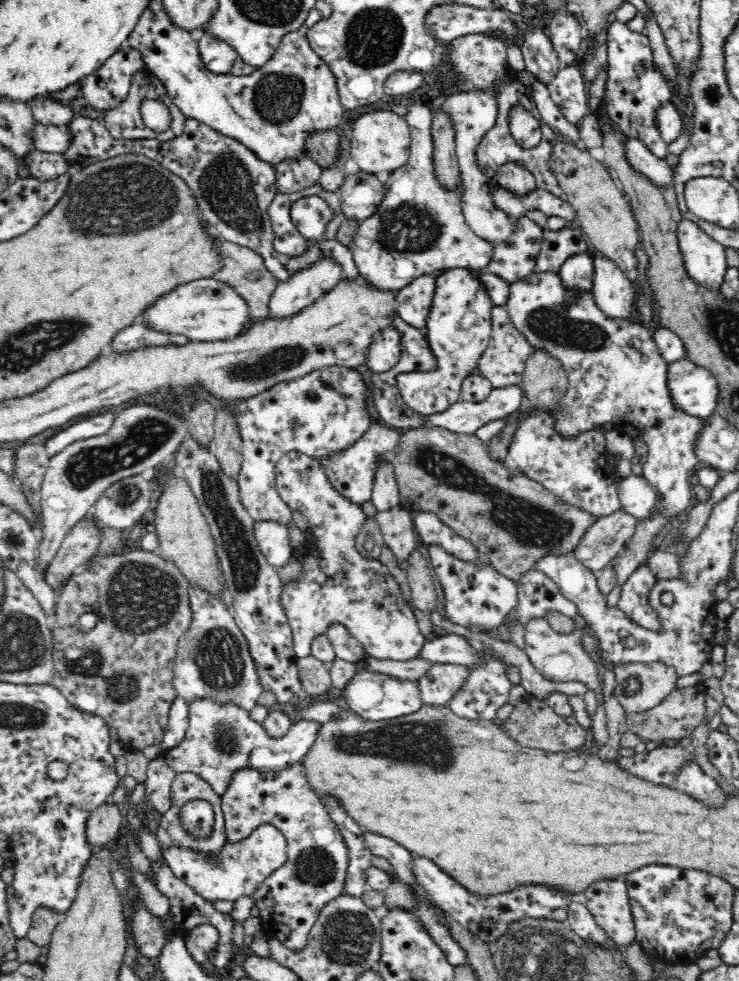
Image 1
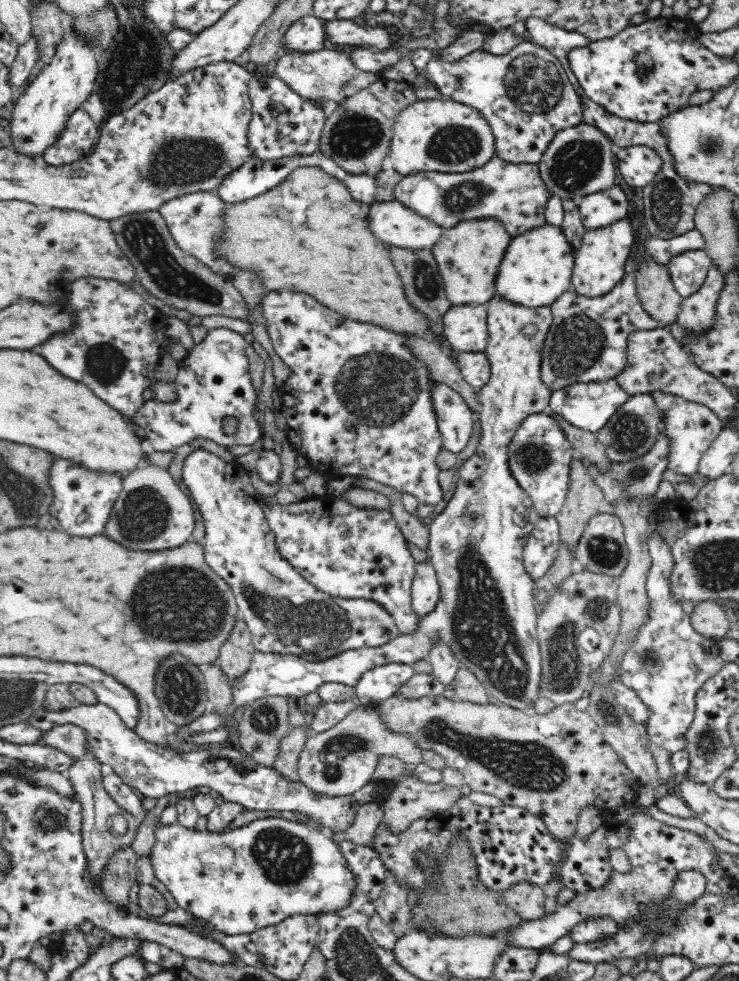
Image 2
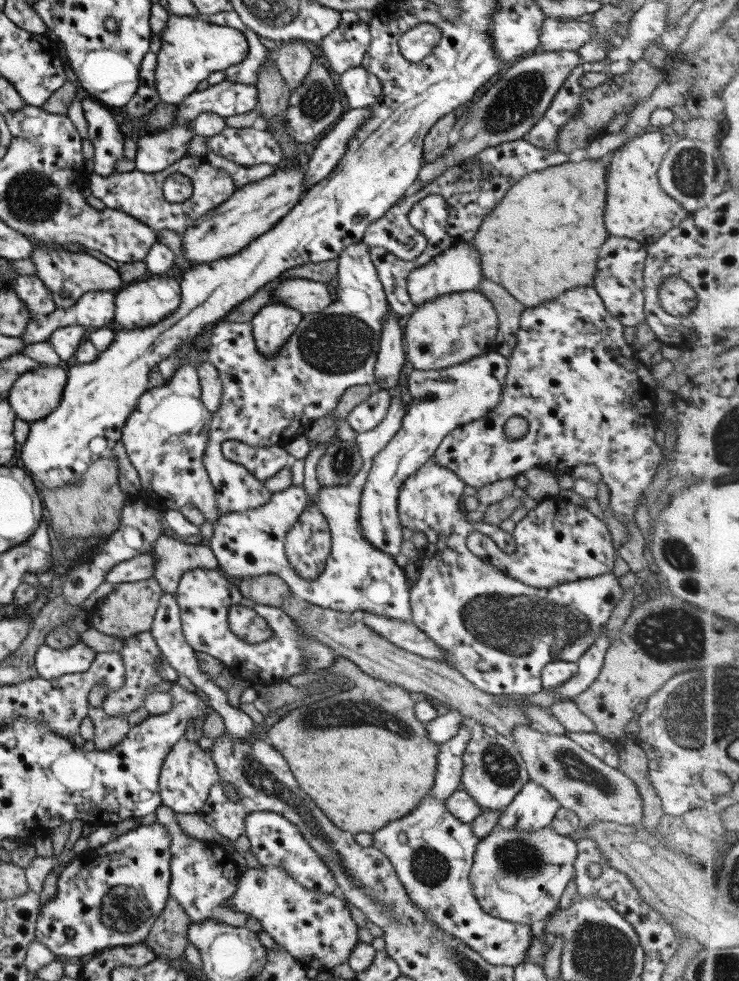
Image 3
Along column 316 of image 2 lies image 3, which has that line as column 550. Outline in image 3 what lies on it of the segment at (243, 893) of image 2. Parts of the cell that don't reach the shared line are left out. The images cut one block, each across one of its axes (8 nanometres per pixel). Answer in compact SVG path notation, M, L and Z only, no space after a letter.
M497 824L478 840L472 856L468 879L473 896L483 912L510 923L526 925L547 919L557 908L566 884L574 878L573 861L577 856L576 842L569 835L557 834L549 826L535 832L507 830Z

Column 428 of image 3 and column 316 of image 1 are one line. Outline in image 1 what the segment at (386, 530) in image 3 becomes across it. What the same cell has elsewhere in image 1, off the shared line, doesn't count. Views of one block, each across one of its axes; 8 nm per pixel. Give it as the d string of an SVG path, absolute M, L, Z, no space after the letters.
M328 366L321 368L320 370L315 370L314 372L309 372L306 376L301 376L293 381L281 382L275 384L272 388L269 388L266 392L257 394L252 398L245 401L240 401L234 405L230 405L230 413L232 417L236 419L236 425L238 425L238 433L240 433L240 441L242 441L242 453L243 461L241 464L241 472L237 476L238 490L240 502L244 505L244 508L248 511L248 514L255 520L273 520L274 522L280 522L282 524L288 524L292 521L292 509L281 499L279 492L277 491L277 486L275 483L275 466L277 462L290 452L298 452L304 455L308 455L317 461L320 458L324 458L327 455L334 455L336 452L346 449L348 446L355 444L356 440L364 434L370 428L370 425L376 420L370 415L368 411L368 405L366 404L366 383L364 382L364 376L368 376L368 368L350 368L341 366Z

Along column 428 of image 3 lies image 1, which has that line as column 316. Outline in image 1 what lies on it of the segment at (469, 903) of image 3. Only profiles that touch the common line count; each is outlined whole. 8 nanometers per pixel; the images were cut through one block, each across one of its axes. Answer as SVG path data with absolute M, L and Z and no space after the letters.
M302 762L276 772L239 770L221 798L230 843L243 841L263 824L275 826L285 836L286 862L256 886L253 899L260 913L262 930L269 940L280 941L296 953L304 950L320 911L343 894L349 864L343 834L322 805L321 798L310 787Z

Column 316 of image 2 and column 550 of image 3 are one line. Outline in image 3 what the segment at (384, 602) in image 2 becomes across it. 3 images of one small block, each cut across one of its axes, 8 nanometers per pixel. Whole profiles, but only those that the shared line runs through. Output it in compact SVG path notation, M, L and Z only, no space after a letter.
M559 496L545 502L538 501L534 508L528 510L523 518L515 523L512 537L515 548L511 554L499 550L491 538L480 532L470 532L467 535L466 547L479 560L488 562L491 566L496 566L496 569L505 576L533 588L551 588L564 582L593 578L612 572L616 550L611 545L611 539L603 521L594 517L586 508L573 505Z

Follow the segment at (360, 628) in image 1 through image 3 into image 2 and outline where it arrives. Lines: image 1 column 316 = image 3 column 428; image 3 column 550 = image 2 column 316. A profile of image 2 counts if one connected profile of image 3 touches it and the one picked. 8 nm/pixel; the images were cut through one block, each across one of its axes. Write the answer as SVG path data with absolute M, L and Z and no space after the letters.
M195 450L184 458L182 470L181 480L189 488L188 492L190 492L192 500L196 502L196 506L198 506L198 510L200 510L200 514L202 514L201 520L205 525L205 535L202 545L205 552L206 562L218 576L221 576L231 586L239 608L239 616L248 625L249 631L252 633L253 645L256 651L262 653L278 653L281 655L295 655L311 662L323 662L324 660L333 658L342 652L357 650L363 647L378 648L383 644L390 642L401 633L394 617L384 607L382 607L380 603L370 599L348 600L333 598L331 595L319 591L316 586L311 582L308 582L308 580L306 580L299 571L296 570L296 568L280 555L280 551L278 551L278 547L276 547L276 541L274 540L272 530L268 527L268 519L266 519L266 515L264 515L262 498L256 495L256 490L252 485L252 481L250 481L250 475L246 469L239 466L236 462L230 460L226 461L212 452L206 450Z

